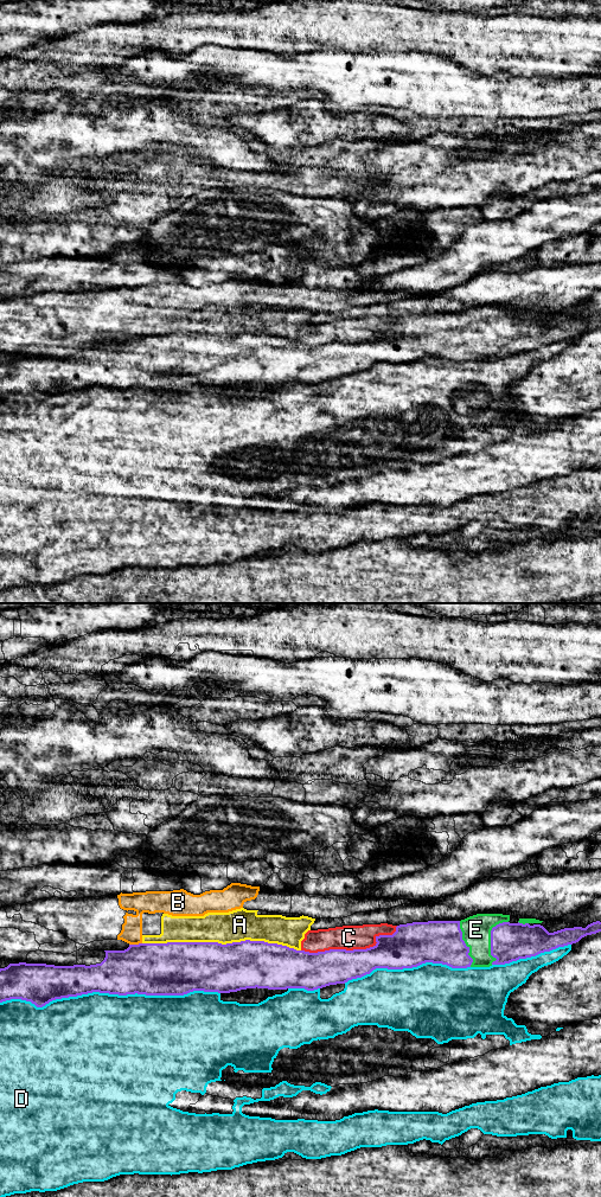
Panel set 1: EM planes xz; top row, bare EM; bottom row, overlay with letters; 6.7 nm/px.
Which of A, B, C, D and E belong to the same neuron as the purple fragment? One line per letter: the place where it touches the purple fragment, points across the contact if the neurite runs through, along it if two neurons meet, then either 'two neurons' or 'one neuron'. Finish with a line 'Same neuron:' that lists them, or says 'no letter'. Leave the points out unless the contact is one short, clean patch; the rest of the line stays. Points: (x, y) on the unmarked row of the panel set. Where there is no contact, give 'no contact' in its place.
A: meets purple in xz at (221, 337); two neurons
B: meets purple in xz at (135, 338); border along xz (141, 335), (129, 338); two neurons
C: meets purple in xz at (353, 343); two neurons
D: meets purple in xz at (109, 386); two neurons
E: meets purple in xz at (491, 332); one neuron
Same neuron: E

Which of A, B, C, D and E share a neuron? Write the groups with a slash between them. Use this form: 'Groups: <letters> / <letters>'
Groups: A B C / D / E

